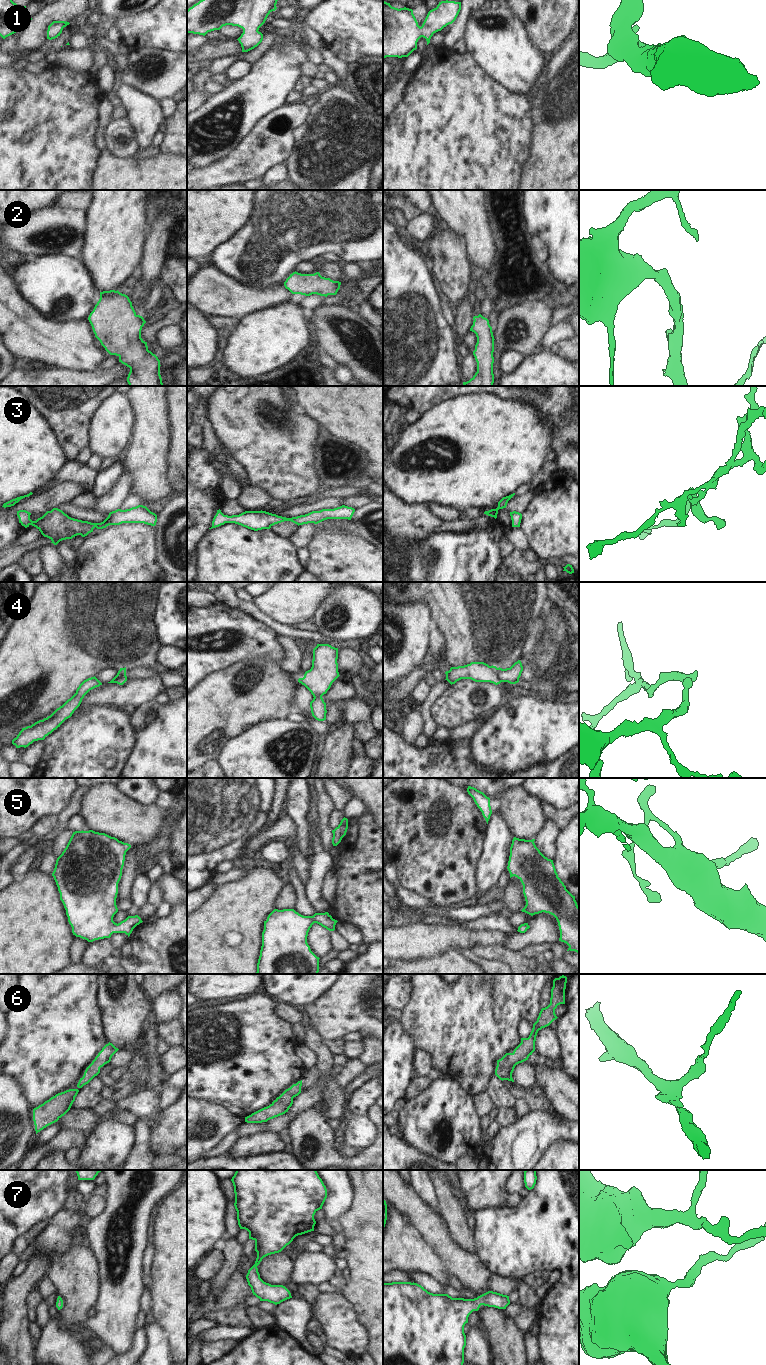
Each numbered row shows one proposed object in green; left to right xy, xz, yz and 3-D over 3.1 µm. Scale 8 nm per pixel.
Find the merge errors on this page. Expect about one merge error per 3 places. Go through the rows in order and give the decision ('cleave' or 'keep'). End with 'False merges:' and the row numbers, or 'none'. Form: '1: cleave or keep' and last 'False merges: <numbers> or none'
1: keep
2: keep
3: keep
4: cleave
5: keep
6: keep
7: keep
False merges: 4

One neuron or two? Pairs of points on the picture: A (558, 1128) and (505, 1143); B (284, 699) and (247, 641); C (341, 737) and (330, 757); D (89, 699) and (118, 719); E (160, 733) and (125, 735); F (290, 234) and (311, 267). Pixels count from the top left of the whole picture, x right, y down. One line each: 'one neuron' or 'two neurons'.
A: one neuron
B: two neurons
C: one neuron
D: two neurons
E: two neurons
F: two neurons

